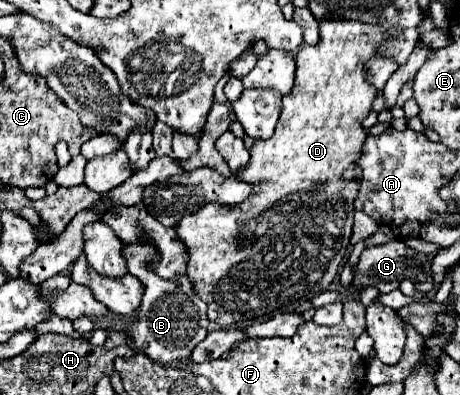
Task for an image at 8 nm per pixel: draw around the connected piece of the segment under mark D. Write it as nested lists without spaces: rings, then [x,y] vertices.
[[[321,22],[319,30],[319,44],[303,46],[295,56],[295,86],[283,96],[283,112],[275,134],[267,140],[256,140],[249,162],[235,172],[237,180],[253,186],[253,196],[237,206],[209,202],[195,214],[185,216],[175,228],[189,254],[187,276],[199,298],[207,304],[209,320],[219,322],[223,328],[271,312],[301,314],[305,302],[325,292],[335,280],[349,246],[353,202],[361,182],[361,170],[355,160],[367,138],[361,120],[369,114],[377,92],[367,82],[363,66],[389,34],[383,34],[379,26],[359,26],[359,22]]]

